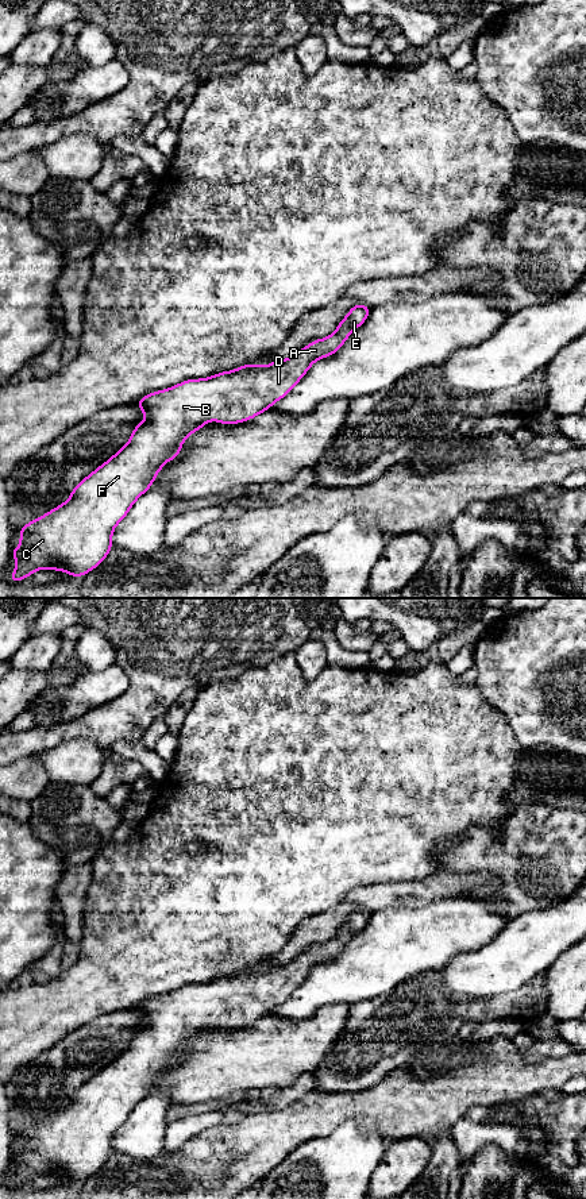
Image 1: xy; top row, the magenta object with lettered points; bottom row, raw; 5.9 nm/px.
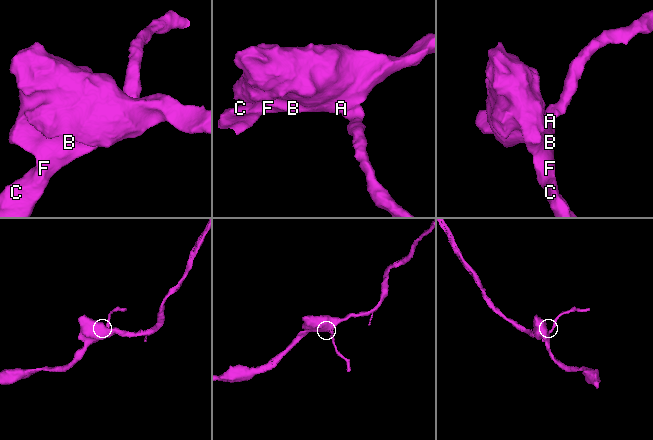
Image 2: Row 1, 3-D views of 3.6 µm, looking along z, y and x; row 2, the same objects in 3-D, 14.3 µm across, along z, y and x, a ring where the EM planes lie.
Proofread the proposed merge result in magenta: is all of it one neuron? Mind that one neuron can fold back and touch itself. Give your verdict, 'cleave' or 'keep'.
keep

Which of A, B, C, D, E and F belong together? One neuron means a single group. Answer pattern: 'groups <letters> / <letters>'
groups A B C D E F

